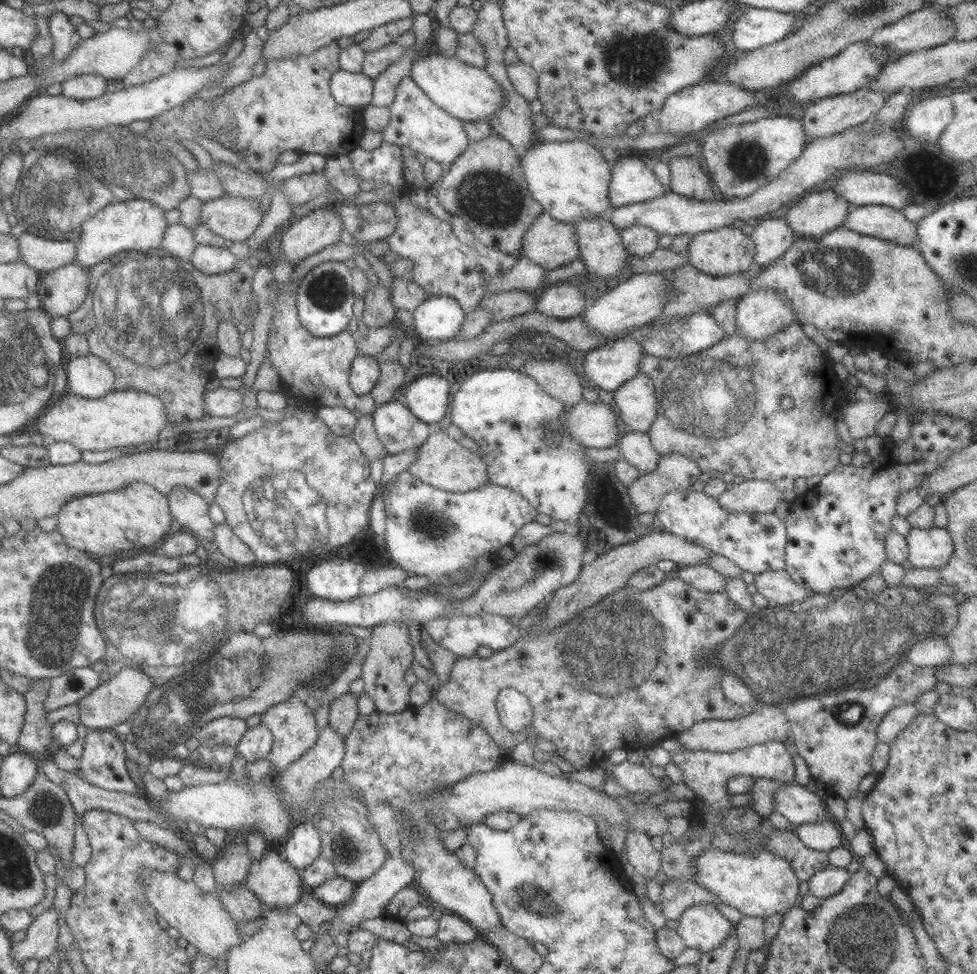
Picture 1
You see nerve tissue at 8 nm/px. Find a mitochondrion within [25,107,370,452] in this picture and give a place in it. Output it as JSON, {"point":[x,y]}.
{"point":[120,158]}

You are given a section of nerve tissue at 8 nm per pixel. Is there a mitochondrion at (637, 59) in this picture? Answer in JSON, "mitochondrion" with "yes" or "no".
{"mitochondrion":"yes"}

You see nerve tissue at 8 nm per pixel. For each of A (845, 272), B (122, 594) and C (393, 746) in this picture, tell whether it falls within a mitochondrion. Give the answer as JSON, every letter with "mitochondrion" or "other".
{"A":"mitochondrion","B":"mitochondrion","C":"other"}

